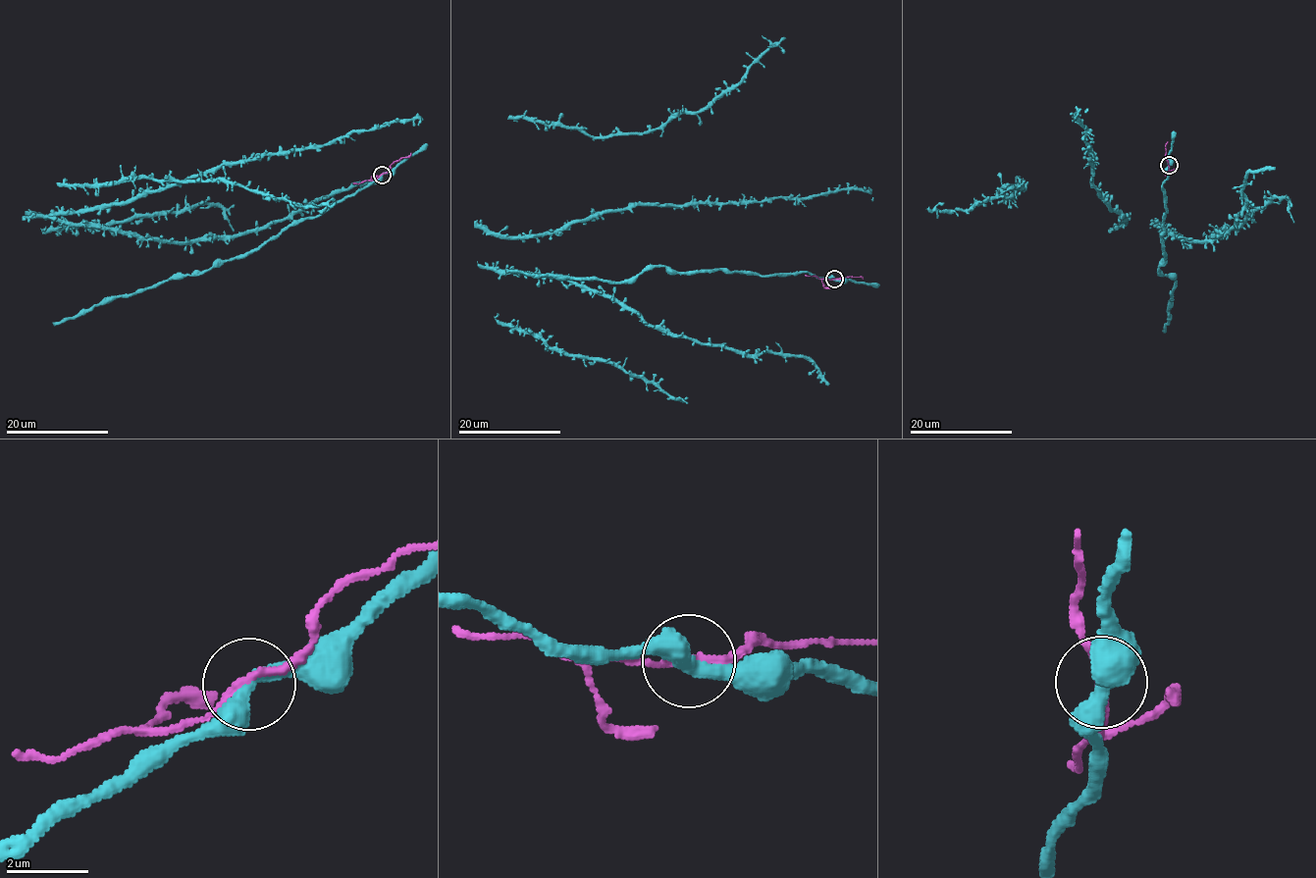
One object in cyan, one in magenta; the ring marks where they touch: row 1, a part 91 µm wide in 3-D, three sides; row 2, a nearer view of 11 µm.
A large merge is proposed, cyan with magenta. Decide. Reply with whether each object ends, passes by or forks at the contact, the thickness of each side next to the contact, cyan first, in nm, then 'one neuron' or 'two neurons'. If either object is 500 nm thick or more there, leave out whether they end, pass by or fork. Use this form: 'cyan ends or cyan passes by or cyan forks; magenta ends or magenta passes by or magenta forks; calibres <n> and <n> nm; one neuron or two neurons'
cyan passes by; magenta passes by; calibres 400 and 180 nm; two neurons

